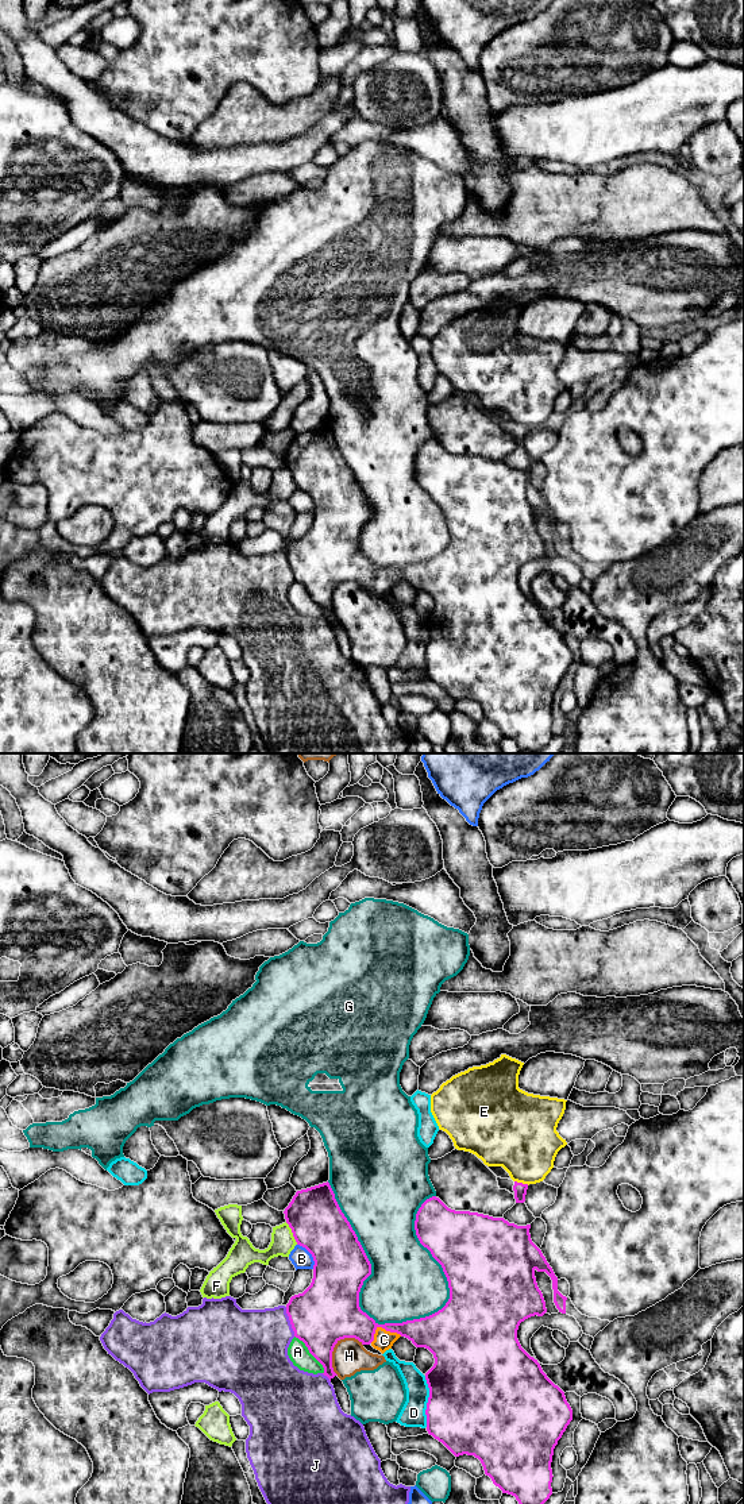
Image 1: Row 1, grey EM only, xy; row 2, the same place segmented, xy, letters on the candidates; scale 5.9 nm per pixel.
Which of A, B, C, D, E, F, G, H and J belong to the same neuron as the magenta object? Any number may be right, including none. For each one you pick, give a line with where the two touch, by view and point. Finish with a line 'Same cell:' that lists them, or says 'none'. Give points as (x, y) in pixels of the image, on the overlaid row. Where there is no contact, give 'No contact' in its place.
C: Touches magenta at xy (382, 1327)
Same cell: C

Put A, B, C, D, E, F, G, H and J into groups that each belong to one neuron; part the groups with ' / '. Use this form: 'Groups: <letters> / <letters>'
Groups: A / B / C / D / E / F / G H / J

